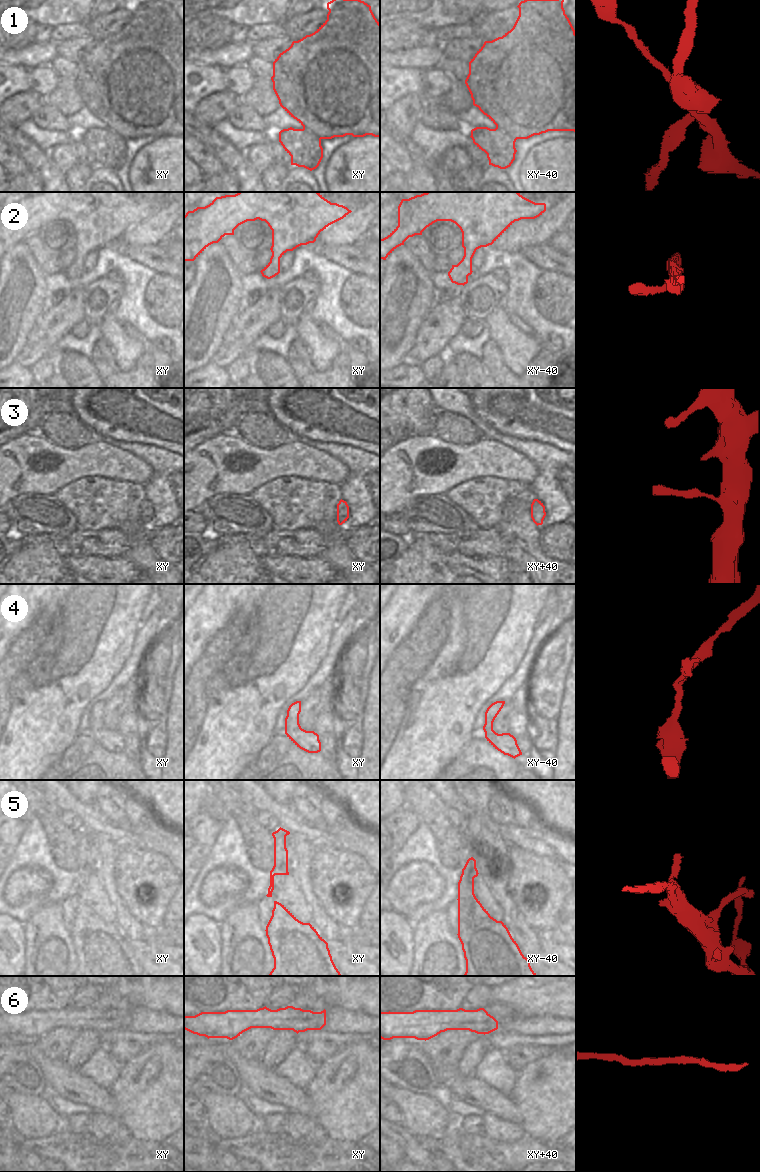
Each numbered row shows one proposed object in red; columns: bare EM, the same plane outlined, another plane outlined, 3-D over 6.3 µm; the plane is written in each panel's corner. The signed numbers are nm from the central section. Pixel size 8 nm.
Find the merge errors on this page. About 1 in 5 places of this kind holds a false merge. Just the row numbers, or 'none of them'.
1

